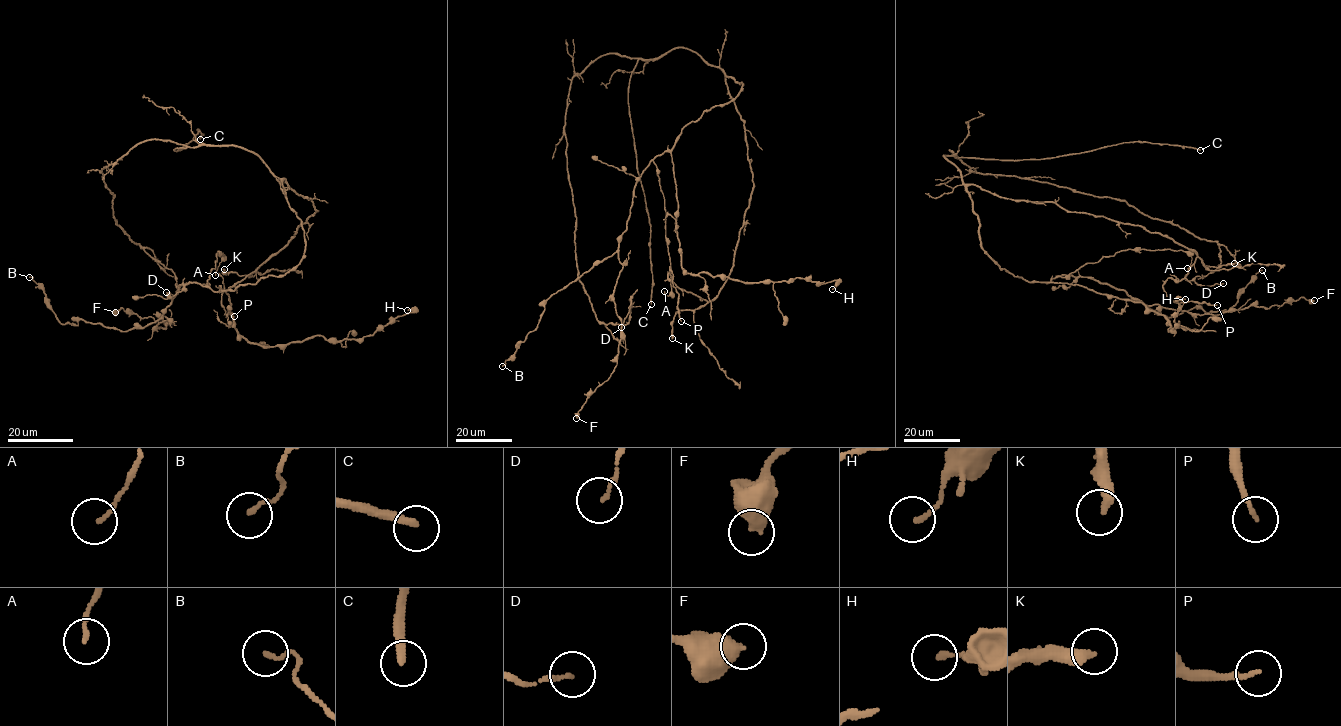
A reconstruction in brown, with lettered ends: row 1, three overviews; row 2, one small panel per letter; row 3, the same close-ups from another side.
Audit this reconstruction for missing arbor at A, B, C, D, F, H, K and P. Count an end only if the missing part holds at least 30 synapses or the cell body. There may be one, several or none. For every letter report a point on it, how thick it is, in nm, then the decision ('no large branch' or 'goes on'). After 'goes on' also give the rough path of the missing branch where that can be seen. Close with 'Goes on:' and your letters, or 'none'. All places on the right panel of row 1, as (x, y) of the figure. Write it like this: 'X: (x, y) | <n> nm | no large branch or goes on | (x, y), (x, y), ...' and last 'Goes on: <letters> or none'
A: (1187, 268) | 120 nm | no large branch
B: (1262, 270) | 120 nm | no large branch
C: (1200, 150) | 280 nm | goes on
D: (1223, 283) | 140 nm | no large branch
F: (1314, 300) | 600 nm | no large branch
H: (1185, 299) | 160 nm | no large branch
K: (1234, 263) | 340 nm | no large branch
P: (1217, 305) | 150 nm | no large branch
Goes on: C

